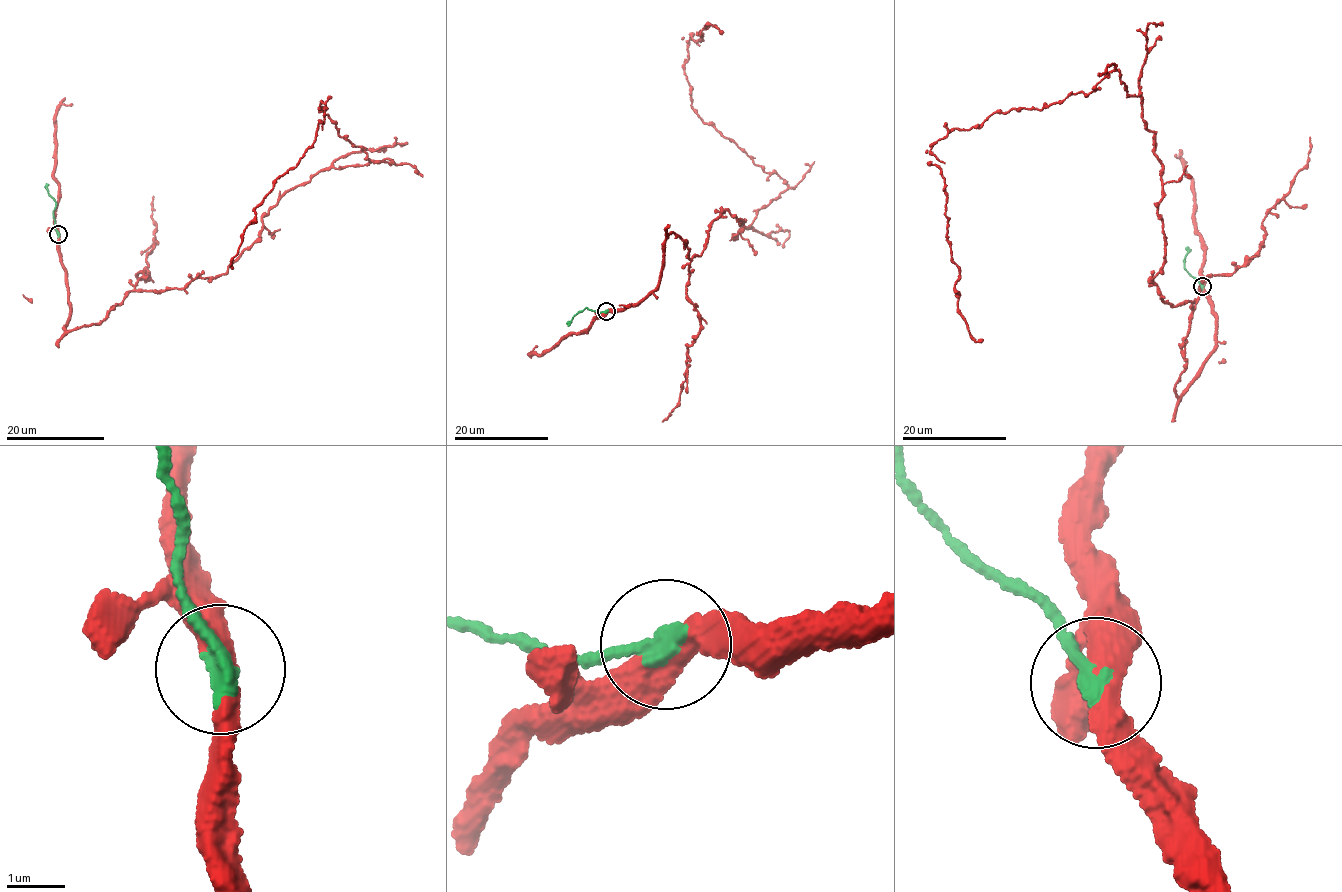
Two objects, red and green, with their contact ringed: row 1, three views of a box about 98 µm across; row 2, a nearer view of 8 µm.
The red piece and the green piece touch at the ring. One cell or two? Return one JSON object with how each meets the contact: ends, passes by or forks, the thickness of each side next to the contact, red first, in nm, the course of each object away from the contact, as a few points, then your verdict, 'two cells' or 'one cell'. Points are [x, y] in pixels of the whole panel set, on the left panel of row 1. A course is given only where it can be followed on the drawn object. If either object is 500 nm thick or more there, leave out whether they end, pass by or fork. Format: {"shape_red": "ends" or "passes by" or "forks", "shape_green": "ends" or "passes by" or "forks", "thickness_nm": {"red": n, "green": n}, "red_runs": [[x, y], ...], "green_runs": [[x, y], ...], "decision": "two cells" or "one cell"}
{"shape_red": "passes by", "shape_green": "ends", "thickness_nm": {"red": 400, "green": 360}, "red_runs": [[58, 234], [67, 331], [221, 276], [323, 170], [392, 161], [322, 102], [232, 269]], "green_runs": [[58, 234], [53, 216], [56, 201], [48, 193], [46, 183]], "decision": "two cells"}

